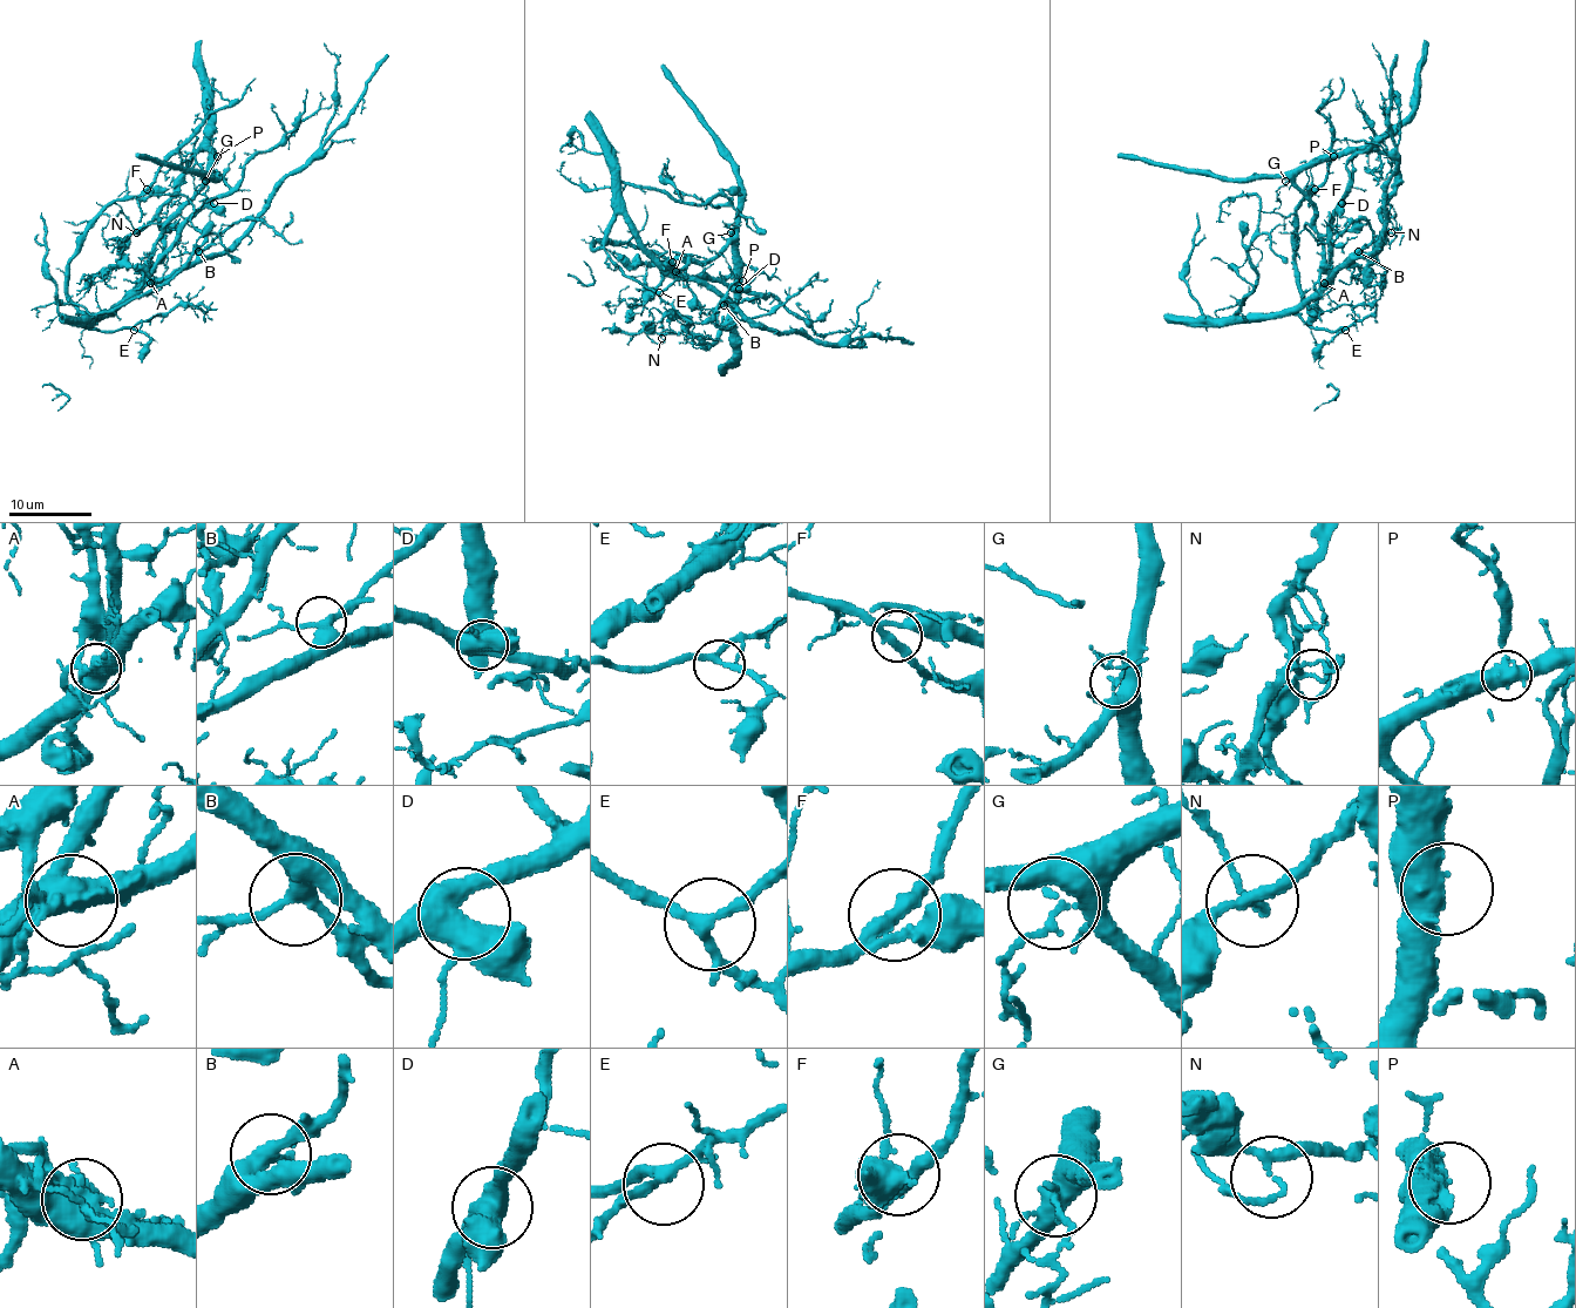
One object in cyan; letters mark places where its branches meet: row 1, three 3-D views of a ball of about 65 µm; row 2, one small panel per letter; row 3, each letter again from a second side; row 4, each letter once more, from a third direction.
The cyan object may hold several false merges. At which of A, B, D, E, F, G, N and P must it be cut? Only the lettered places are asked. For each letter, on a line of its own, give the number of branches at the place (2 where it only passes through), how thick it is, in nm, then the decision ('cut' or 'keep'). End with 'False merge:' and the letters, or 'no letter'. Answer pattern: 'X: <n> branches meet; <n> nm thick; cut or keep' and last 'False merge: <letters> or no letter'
A: 4 branches meet; 440 nm thick; cut
B: 3 branches meet; 340 nm thick; keep
D: 4 branches meet; 550 nm thick; keep
E: 3 branches meet; 240 nm thick; keep
F: 3 branches meet; 280 nm thick; keep
G: 4 branches meet; 240 nm thick; keep
N: 3 branches meet; 180 nm thick; keep
P: 2 branches meet; 500 nm thick; keep
False merge: A

